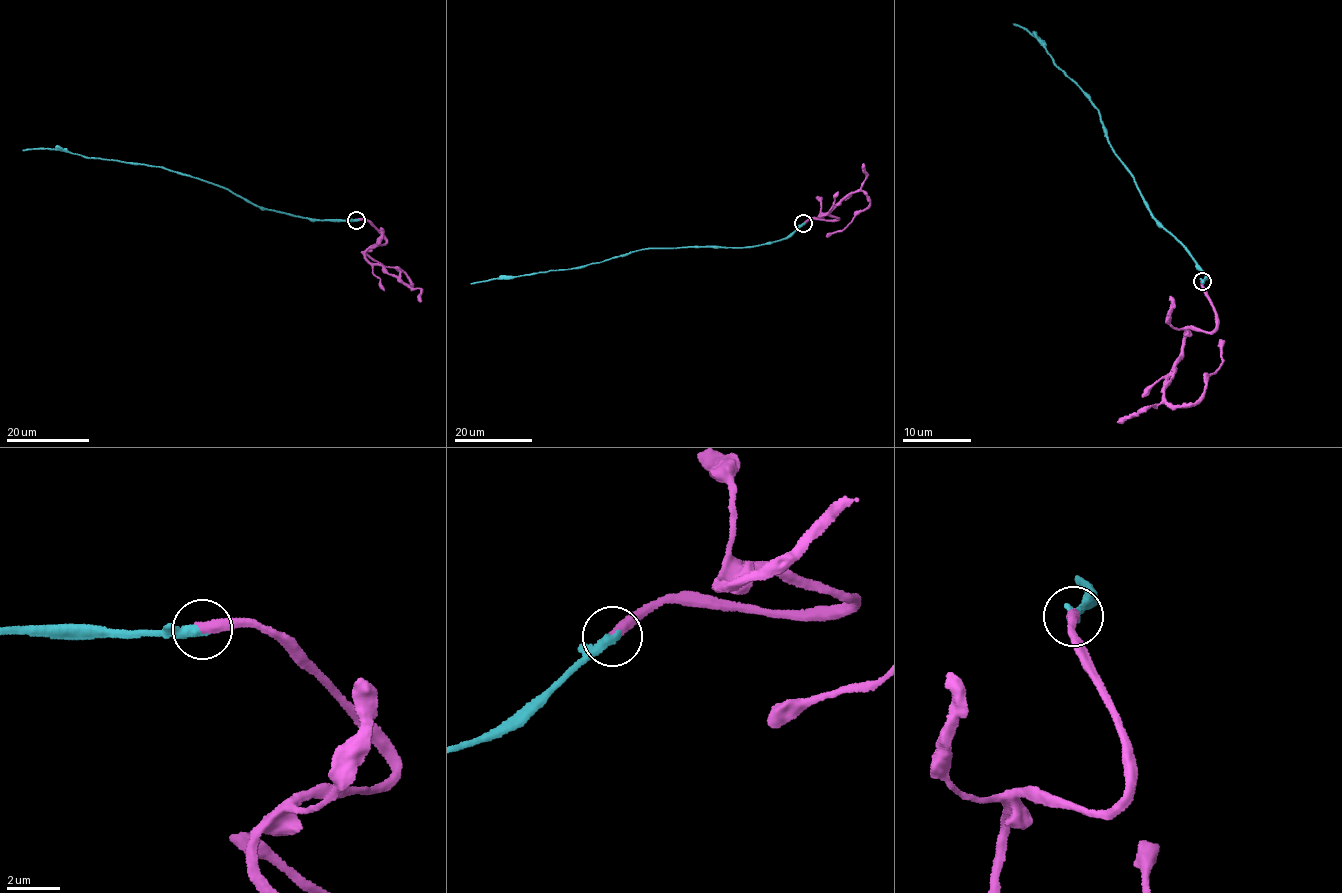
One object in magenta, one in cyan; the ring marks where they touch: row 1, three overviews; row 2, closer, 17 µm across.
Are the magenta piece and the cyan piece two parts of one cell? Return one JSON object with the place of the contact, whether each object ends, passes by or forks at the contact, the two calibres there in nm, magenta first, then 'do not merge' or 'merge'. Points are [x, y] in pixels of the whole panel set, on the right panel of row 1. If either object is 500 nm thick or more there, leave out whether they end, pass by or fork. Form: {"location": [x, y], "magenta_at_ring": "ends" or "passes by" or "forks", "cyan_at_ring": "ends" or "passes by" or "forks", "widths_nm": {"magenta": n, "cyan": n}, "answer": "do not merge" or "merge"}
{"location": [1202, 281], "magenta_at_ring": "ends", "cyan_at_ring": "ends", "widths_nm": {"magenta": 380, "cyan": 400}, "answer": "merge"}

